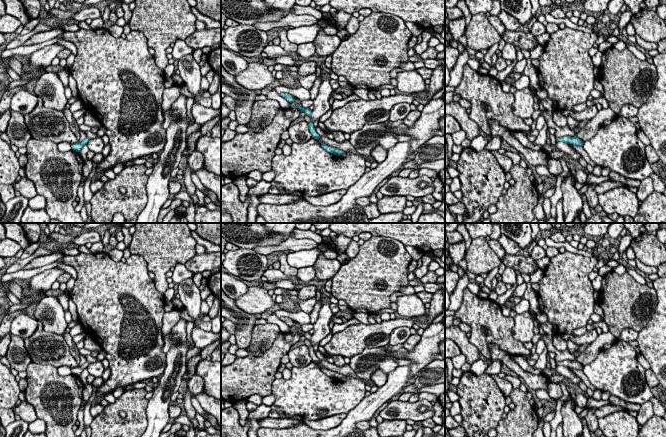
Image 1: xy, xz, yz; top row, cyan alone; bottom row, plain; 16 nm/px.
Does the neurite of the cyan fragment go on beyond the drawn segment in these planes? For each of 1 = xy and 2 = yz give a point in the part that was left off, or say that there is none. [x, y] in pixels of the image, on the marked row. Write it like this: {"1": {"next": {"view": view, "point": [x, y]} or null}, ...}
{"1": {"next": null}, "2": {"next": null}}

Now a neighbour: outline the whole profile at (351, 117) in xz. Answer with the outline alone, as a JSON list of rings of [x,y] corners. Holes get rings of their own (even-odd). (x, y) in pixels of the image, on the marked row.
[[[422,93],[396,94],[370,101],[363,99],[350,101],[343,107],[333,110],[331,116],[324,122],[326,127],[324,132],[330,134],[333,131],[341,131],[344,134],[351,134],[367,123],[383,123],[389,120],[389,112],[395,104],[412,104]]]

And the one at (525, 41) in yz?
[[[505,30],[502,39],[505,41],[505,43],[513,44],[515,47],[518,46],[521,50],[531,51],[539,45],[536,40],[536,36],[534,36],[531,32],[525,33],[522,30]]]

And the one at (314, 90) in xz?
[[[321,75],[319,78],[317,78],[315,80],[314,85],[310,90],[310,99],[311,100],[314,100],[315,97],[317,96],[317,94],[318,94],[318,89],[319,89],[319,86],[320,86],[321,82],[322,82],[322,76],[323,75]]]

